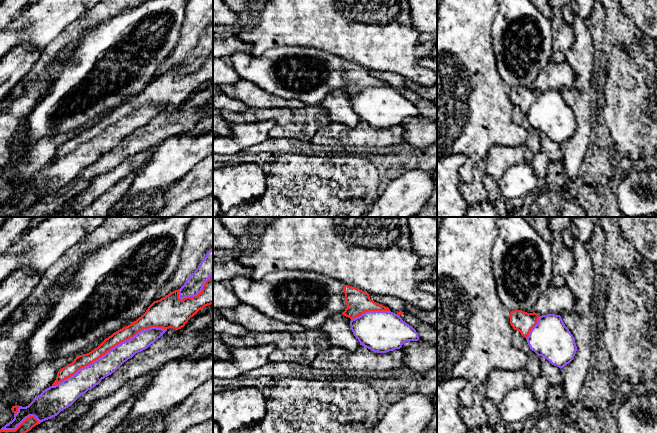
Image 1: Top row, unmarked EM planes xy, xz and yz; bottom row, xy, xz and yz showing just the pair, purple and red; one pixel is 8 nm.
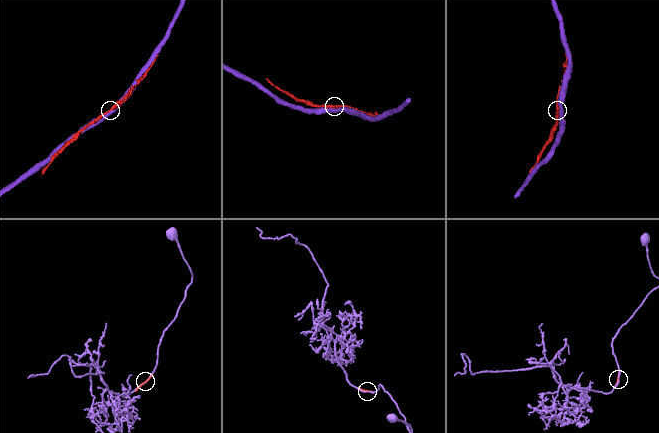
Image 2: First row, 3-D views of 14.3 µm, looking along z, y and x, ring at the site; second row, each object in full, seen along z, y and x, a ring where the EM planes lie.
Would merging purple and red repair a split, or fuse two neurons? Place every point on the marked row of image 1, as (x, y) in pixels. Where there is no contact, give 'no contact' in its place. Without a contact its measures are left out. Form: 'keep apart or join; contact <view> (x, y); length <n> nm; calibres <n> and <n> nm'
keep apart; contact xy (110, 350); length 1050 nm; calibres 160 and 100 nm

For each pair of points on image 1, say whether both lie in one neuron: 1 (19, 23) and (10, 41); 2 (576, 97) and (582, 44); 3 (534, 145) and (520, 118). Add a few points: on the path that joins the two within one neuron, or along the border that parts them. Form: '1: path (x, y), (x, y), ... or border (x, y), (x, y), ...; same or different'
1: path (15, 27), (10, 32), (10, 37); same
2: path (582, 85), (582, 57); same
3: path (533, 138), (532, 132), (526, 125); same

